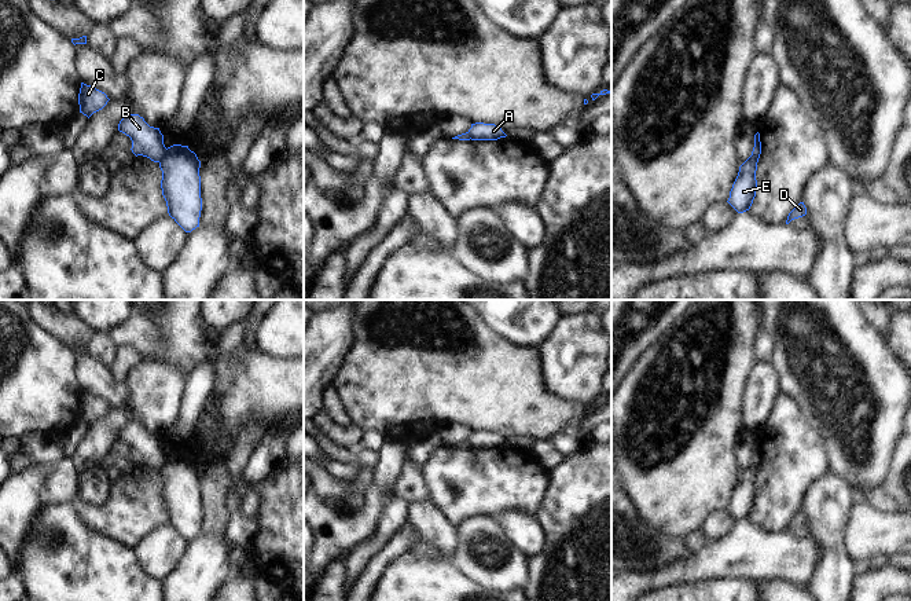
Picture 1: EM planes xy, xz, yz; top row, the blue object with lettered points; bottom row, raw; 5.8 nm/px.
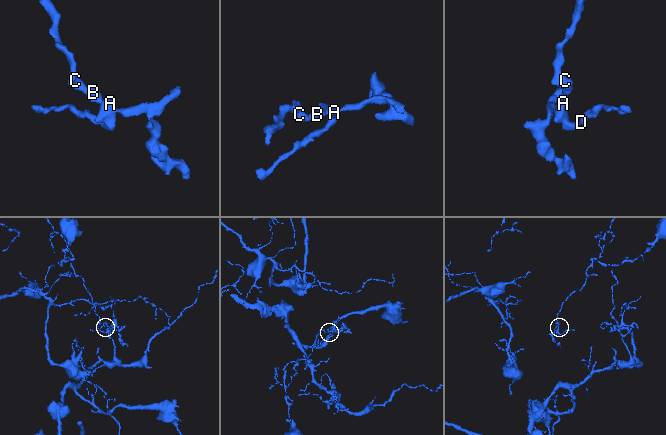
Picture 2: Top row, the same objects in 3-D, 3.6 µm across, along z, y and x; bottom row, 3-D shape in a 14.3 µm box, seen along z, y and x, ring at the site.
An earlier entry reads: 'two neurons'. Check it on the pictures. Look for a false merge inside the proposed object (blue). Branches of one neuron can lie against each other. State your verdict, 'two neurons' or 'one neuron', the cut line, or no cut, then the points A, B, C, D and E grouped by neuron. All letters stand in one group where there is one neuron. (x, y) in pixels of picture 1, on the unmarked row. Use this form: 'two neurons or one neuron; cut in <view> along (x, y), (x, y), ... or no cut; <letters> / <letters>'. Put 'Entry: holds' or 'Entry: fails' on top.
Entry: holds
two neurons; cut in xy along (166, 457), (158, 469); A D E / B C

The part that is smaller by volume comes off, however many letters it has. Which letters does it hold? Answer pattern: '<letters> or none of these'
A, D, E

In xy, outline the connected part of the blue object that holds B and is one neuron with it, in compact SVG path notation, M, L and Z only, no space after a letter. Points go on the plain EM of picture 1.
M125 422L118 432L118 439L132 448L132 461L159 470L166 459L164 443L159 436L150 435L139 422Z

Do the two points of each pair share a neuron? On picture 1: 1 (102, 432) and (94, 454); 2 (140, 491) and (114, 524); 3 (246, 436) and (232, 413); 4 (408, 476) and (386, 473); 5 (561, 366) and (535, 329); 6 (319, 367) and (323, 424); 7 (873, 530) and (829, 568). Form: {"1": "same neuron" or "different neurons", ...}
{"1": "same neuron", "2": "same neuron", "3": "different neurons", "4": "different neurons", "5": "different neurons", "6": "different neurons", "7": "different neurons"}

